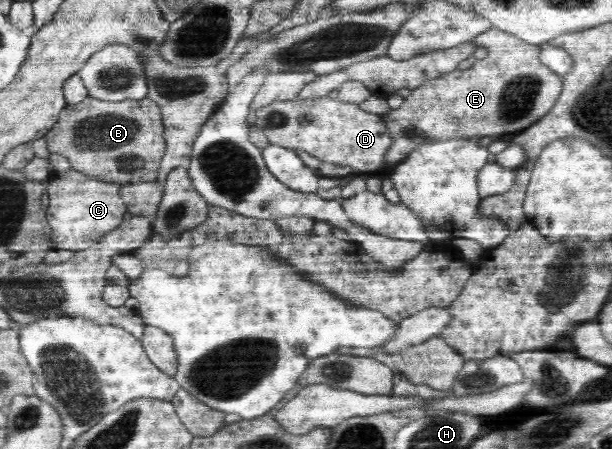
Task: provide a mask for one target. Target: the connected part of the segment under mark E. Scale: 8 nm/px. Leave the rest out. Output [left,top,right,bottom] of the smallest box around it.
[382,26,561,168]

